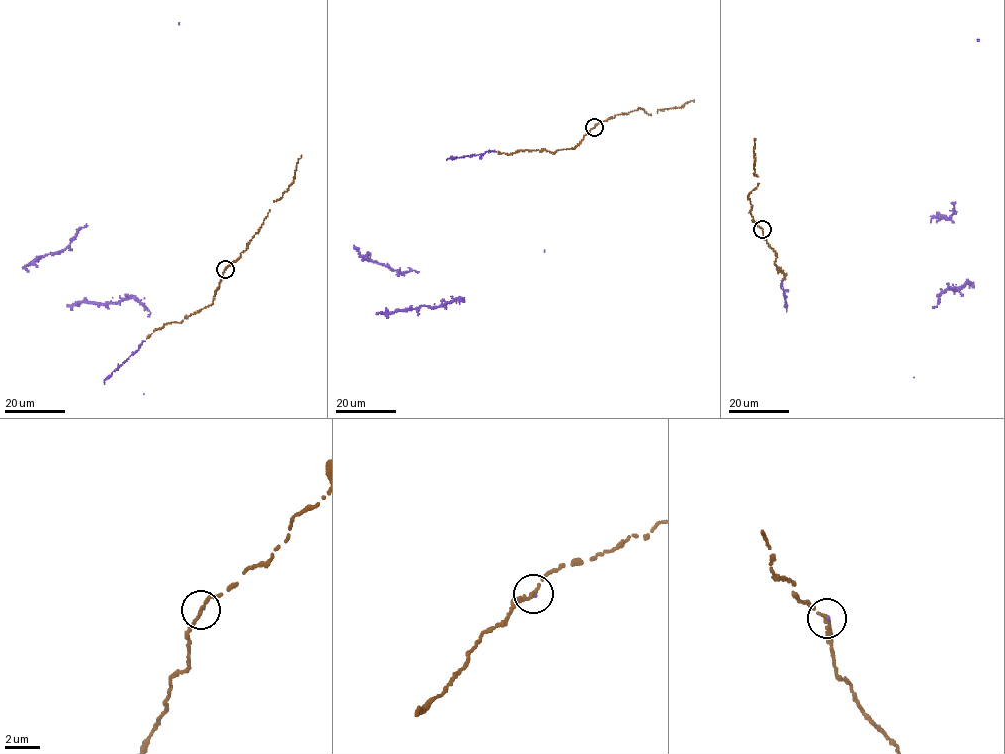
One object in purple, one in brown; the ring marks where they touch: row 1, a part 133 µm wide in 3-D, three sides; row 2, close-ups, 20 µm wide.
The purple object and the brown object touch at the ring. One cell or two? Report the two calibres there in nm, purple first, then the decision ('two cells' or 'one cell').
70 nm thick on the purple side, 200 nm on the other; one cell

